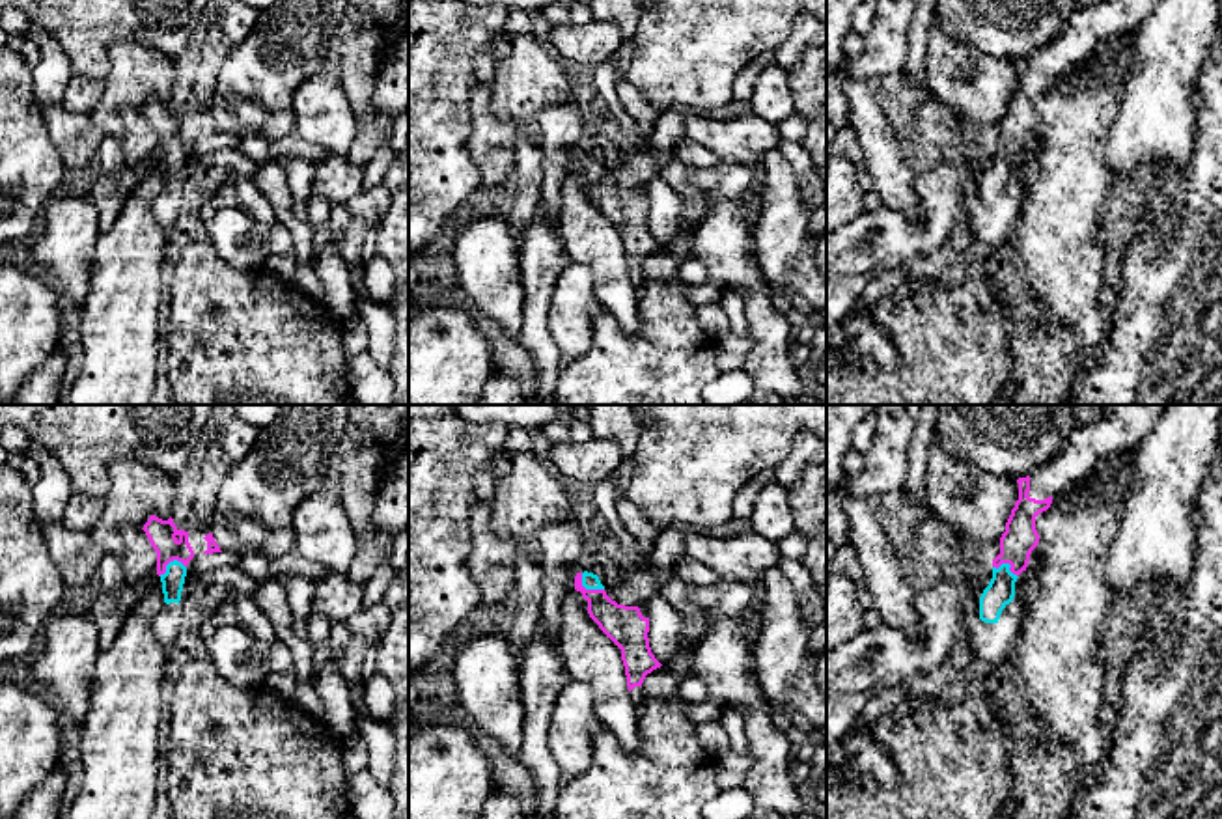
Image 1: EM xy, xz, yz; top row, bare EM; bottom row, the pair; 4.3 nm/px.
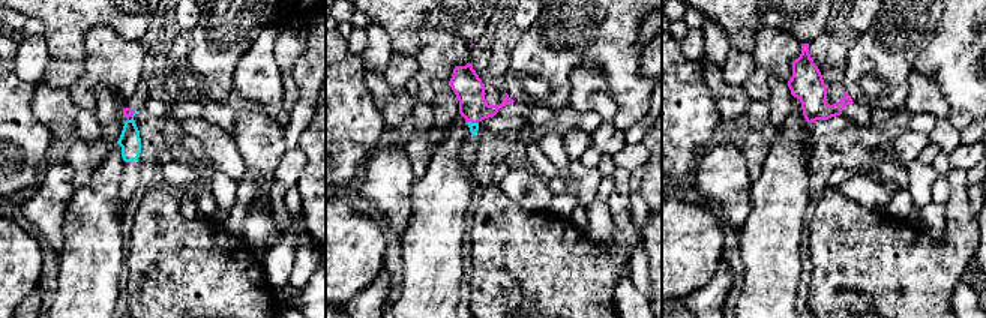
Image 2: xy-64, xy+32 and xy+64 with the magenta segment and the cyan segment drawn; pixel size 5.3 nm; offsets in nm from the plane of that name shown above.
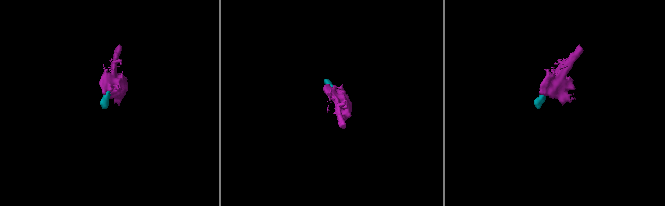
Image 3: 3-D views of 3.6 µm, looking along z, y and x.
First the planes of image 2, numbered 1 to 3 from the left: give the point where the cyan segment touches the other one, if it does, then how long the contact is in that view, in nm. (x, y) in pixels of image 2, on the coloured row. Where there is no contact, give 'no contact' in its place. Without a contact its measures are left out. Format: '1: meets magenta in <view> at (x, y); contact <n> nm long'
1: meets magenta in xy-64 at (132, 114); contact 40 nm long
2: meets magenta in xy+32 at (471, 122); contact 60 nm long
3: no contact

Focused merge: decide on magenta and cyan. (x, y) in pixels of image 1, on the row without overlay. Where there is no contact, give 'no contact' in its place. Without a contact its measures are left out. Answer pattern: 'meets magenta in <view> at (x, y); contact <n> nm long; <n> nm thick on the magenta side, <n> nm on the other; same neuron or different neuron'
meets magenta in xz at (588, 172); contact 130 nm long; 170 nm thick on the magenta side, 70 nm on the other; same neuron

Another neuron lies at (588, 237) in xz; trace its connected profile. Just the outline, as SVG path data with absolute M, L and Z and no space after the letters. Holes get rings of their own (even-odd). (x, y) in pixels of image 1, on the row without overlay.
M575 170L562 185L558 235L569 261L578 261L593 272L593 295L627 336L636 336L638 289L629 269L621 231L599 211L588 196L588 183Z

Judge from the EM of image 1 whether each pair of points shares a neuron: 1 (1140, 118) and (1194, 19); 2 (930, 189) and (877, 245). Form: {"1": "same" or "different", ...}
{"1": "same", "2": "same"}

